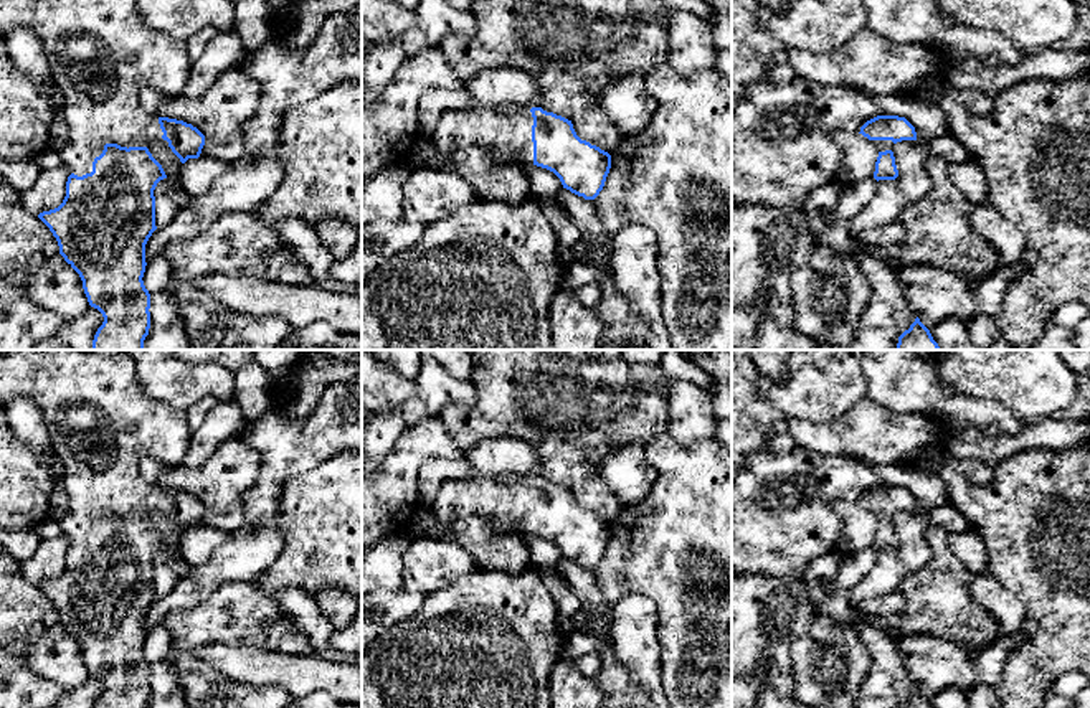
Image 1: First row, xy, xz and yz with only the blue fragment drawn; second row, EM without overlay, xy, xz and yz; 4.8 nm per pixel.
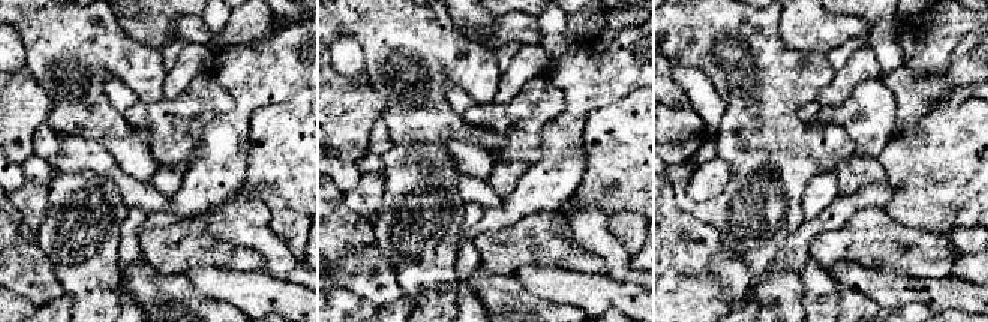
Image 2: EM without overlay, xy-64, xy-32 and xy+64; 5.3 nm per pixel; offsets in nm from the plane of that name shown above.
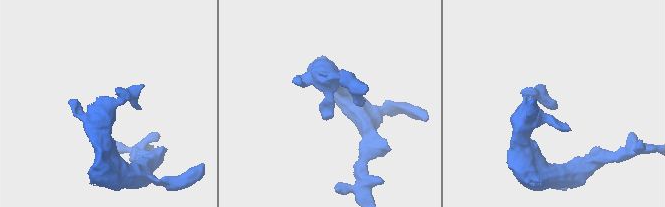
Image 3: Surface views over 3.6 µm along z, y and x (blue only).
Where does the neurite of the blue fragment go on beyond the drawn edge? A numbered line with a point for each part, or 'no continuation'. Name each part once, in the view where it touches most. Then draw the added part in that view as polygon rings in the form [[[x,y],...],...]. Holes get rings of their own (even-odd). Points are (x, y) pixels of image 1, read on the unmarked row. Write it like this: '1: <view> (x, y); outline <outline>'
1: xy (99, 421); outline [[[0,350],[0,404],[7,404],[17,398],[30,398],[40,409],[43,422],[46,426],[51,447],[59,459],[64,475],[61,480],[61,485],[64,487],[64,492],[68,495],[68,513],[58,522],[59,530],[68,536],[69,545],[74,543],[78,546],[83,546],[86,543],[92,541],[92,531],[96,526],[99,526],[104,520],[106,513],[117,513],[121,517],[147,517],[147,515],[167,515],[168,512],[162,508],[164,502],[159,493],[159,485],[154,482],[149,482],[139,467],[139,462],[144,455],[150,455],[167,467],[180,465],[183,460],[183,455],[188,449],[188,444],[192,441],[192,429],[188,426],[188,418],[185,409],[173,408],[164,401],[157,401],[150,396],[147,396],[139,383],[137,383],[137,371],[135,363],[132,356],[127,352],[122,352],[114,356],[101,356],[94,355],[88,350]]]

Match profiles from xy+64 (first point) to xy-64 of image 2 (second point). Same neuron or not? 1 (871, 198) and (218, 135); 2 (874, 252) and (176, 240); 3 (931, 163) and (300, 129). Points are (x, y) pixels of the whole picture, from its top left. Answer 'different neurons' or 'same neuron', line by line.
1: same neuron
2: same neuron
3: same neuron

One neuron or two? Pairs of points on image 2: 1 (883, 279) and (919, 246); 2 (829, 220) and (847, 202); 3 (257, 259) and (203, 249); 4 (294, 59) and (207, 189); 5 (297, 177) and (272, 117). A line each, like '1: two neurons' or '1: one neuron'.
1: two neurons
2: one neuron
3: one neuron
4: one neuron
5: one neuron

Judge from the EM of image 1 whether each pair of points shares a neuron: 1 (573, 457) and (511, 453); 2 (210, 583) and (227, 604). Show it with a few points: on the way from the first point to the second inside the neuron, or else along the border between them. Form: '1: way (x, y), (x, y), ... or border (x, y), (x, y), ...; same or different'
1: border (497, 439), (519, 439), (532, 449), (532, 476); different
2: border (253, 581), (223, 583), (205, 599), (180, 608); different

